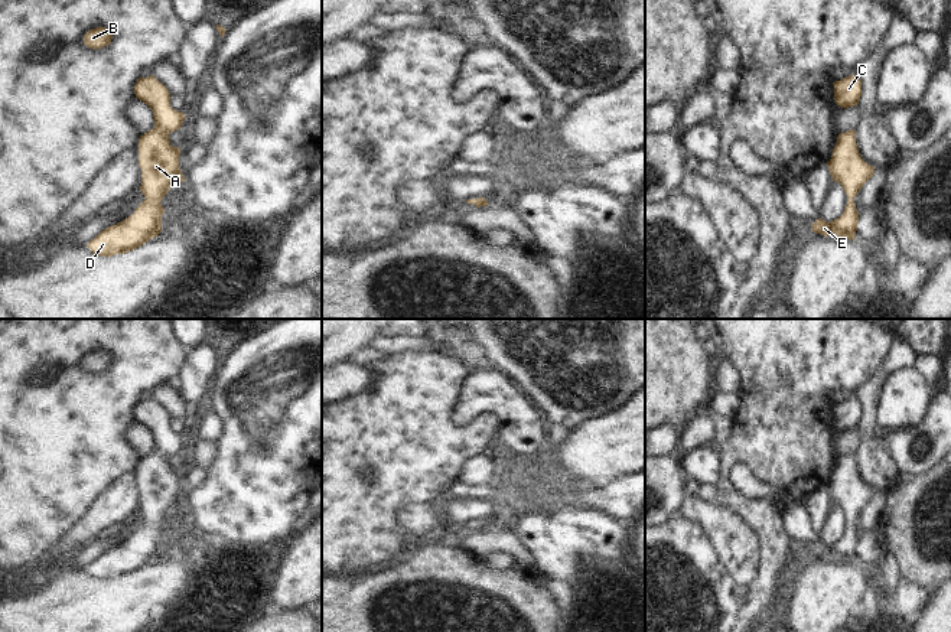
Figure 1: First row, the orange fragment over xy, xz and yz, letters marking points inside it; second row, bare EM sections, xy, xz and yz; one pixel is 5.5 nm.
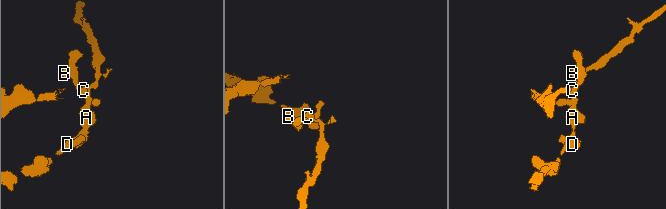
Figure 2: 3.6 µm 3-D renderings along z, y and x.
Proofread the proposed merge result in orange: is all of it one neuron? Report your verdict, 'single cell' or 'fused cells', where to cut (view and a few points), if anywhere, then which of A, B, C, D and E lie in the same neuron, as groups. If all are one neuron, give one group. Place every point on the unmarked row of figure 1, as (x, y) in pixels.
single cell; no cut; A B C D E

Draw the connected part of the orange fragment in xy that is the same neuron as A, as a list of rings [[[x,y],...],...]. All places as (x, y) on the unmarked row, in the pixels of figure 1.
[[[153,398],[139,401],[136,421],[153,434],[154,450],[139,462],[140,514],[146,522],[124,544],[101,554],[87,570],[98,579],[113,580],[133,574],[162,556],[163,519],[178,506],[185,505],[179,491],[180,472],[170,468],[169,457],[182,450],[186,442],[170,430],[167,411]]]

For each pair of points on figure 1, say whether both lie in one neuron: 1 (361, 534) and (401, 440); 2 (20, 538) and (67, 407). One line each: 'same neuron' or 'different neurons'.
1: same neuron
2: same neuron

